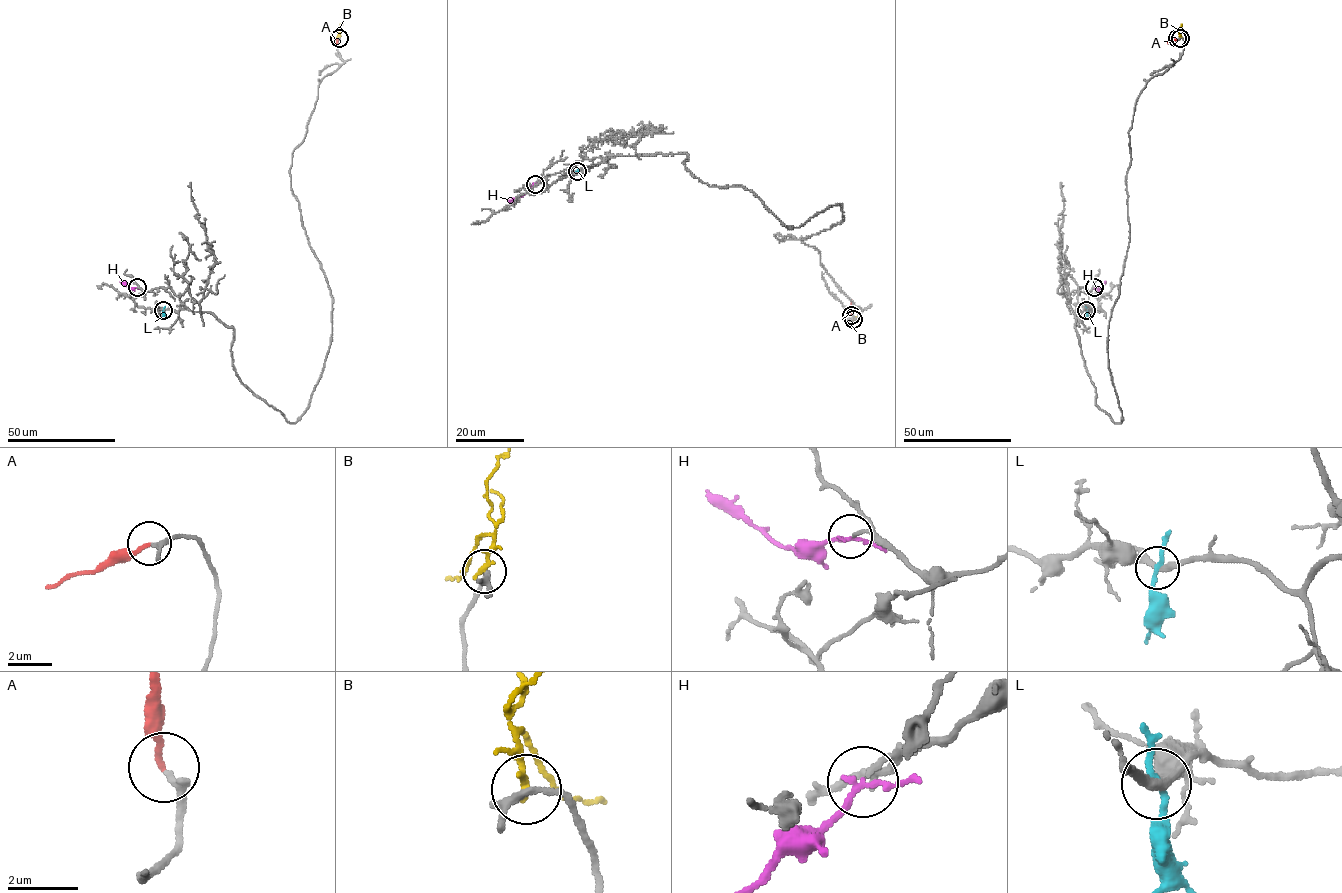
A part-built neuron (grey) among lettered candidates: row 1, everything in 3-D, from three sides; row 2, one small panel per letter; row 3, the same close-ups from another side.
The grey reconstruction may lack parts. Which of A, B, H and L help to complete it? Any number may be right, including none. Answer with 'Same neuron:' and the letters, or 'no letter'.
Same neuron: A, H

